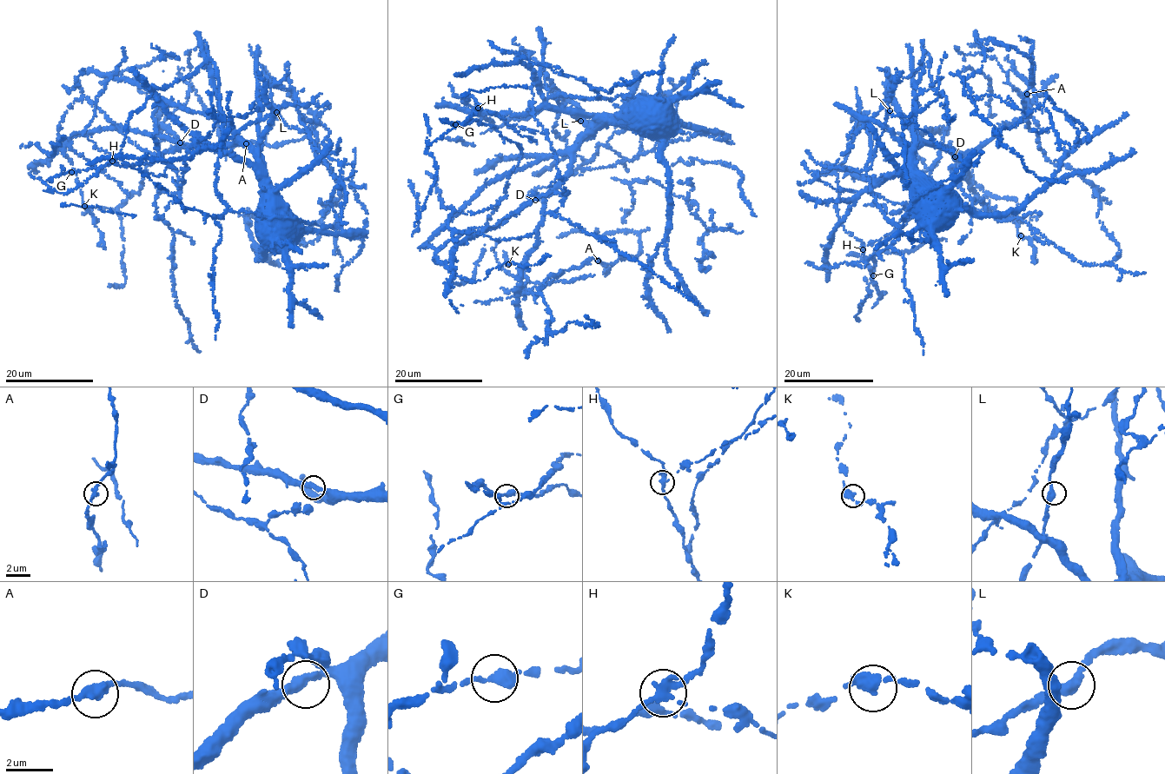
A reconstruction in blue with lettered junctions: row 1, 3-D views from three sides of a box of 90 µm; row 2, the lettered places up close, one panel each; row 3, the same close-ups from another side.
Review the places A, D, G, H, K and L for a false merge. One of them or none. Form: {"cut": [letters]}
{"cut": ["H"]}

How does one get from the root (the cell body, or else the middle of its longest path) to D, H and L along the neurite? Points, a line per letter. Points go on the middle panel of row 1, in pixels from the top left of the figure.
D: (627, 117), (614, 124), (608, 122), (582, 139), (572, 155), (568, 176), (535, 200)
H: (627, 117), (639, 96), (552, 95), (528, 118), (511, 118), (497, 128), (463, 97), (475, 99), (477, 109)
L: (627, 117), (624, 118), (624, 114), (639, 96), (552, 95), (580, 121)

